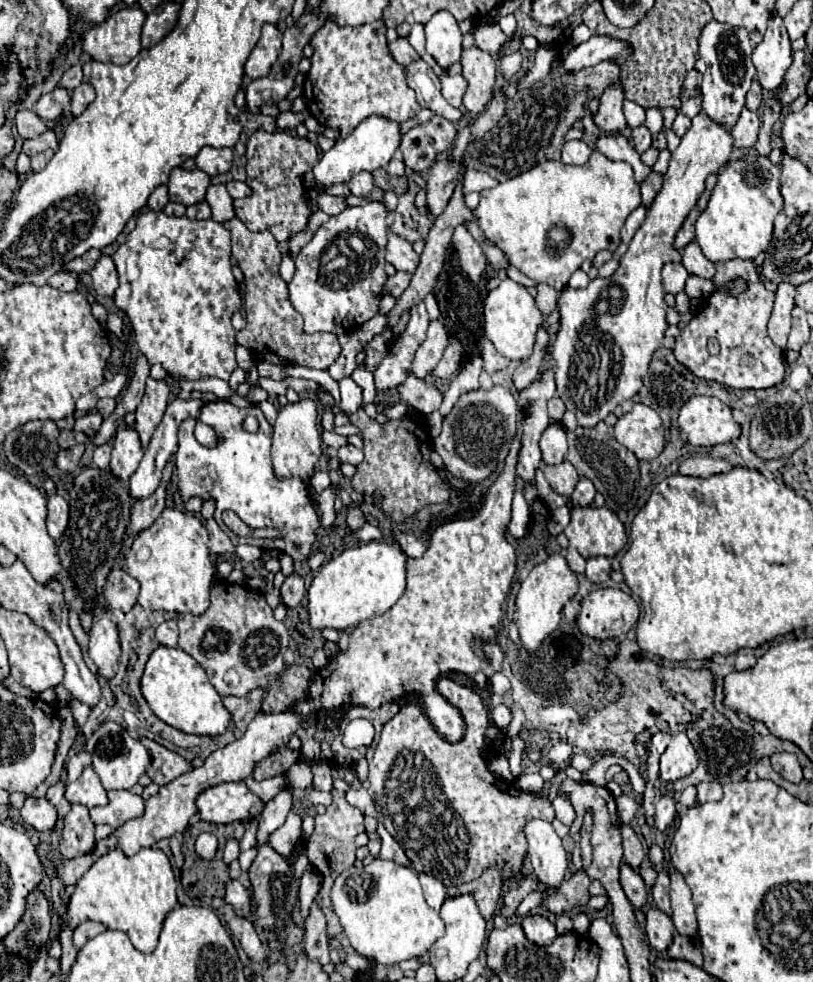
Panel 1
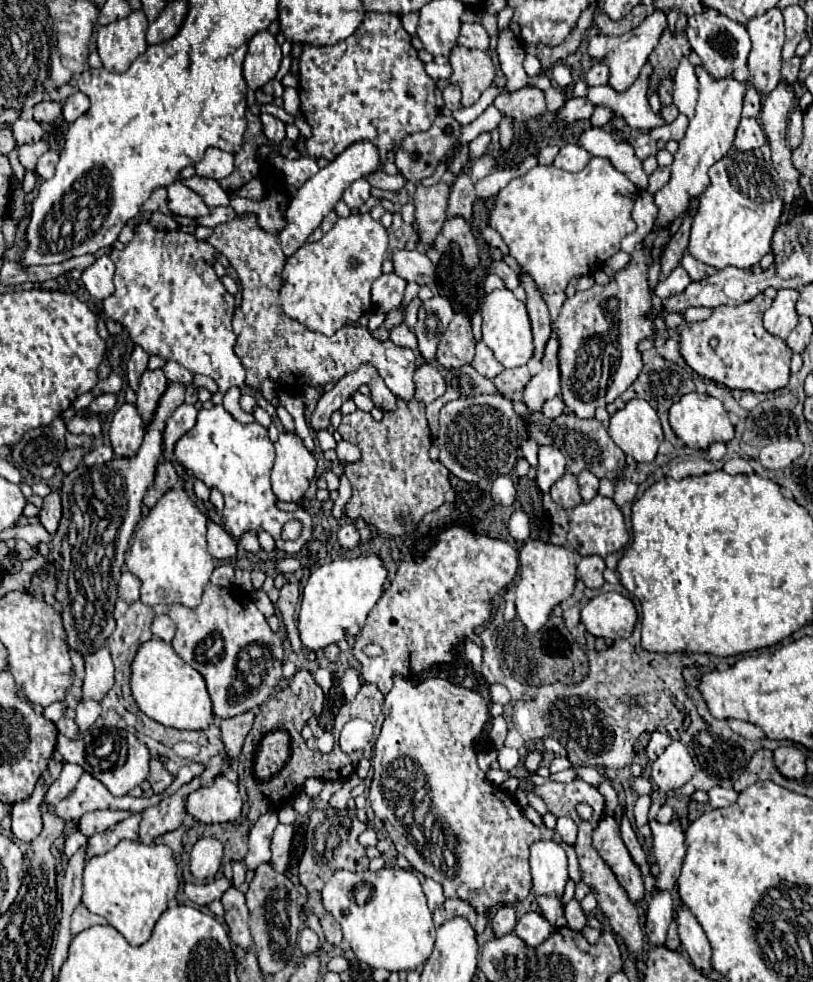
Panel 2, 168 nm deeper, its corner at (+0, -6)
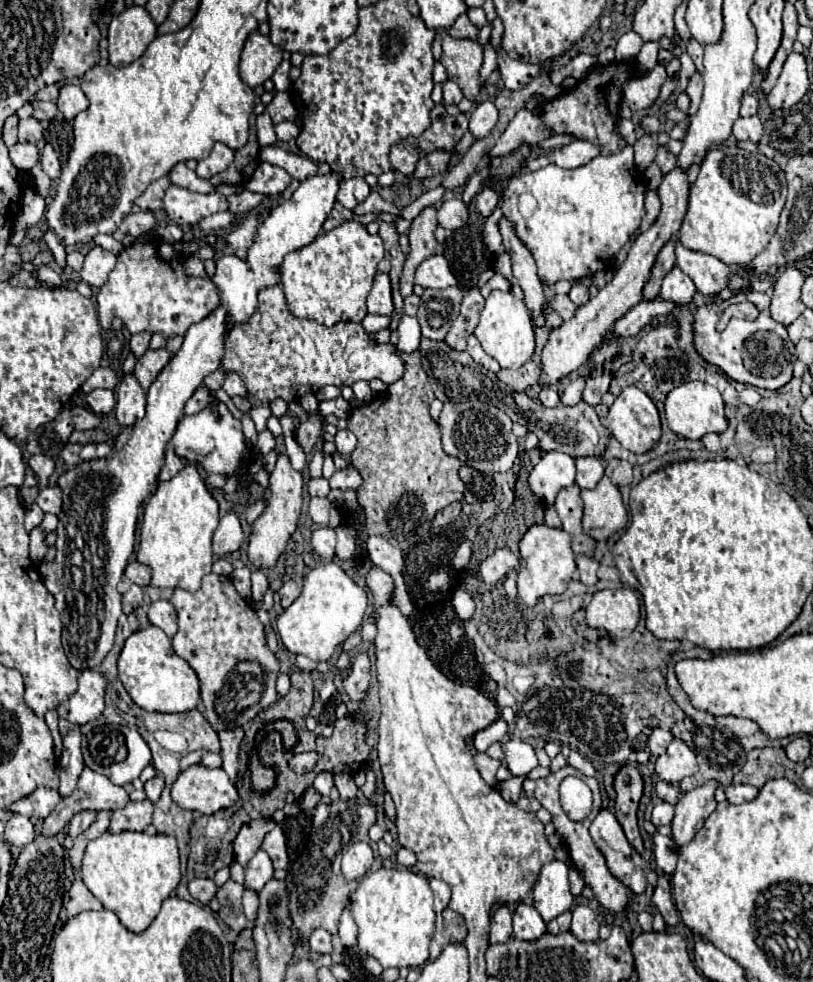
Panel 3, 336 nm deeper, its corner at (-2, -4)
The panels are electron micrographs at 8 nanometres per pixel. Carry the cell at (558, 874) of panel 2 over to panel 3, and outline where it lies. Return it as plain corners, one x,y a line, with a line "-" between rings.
557,860
547,862
539,872
539,878
533,886
533,896
535,896
535,908
545,922
561,916
573,906
567,872
569,872
567,864

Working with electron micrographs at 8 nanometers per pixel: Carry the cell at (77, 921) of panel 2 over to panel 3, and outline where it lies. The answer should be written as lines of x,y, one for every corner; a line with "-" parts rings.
77,878
75,882
73,882
73,886
71,886
71,890
69,890
69,902
67,902
67,916
69,918
75,918
77,914
81,914
81,912
85,912
85,910
103,910
103,906
101,906
101,902
85,888
85,884
83,884
83,880
81,878

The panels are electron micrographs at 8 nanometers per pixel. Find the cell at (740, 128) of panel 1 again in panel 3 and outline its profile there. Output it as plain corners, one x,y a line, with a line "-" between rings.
749,116
749,118
739,118
733,124
733,136
737,140
751,140
751,142
759,142
763,136
763,124
757,116

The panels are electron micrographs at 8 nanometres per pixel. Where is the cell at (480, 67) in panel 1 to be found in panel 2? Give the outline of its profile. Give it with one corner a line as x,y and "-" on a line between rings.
457,44
449,54
449,64
453,68
449,82
461,88
463,106
477,102
483,90
487,90
495,78
495,66
489,54
483,50
471,50

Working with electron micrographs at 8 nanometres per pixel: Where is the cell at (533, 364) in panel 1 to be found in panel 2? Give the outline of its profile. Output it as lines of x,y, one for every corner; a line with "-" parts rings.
521,270
519,274
519,282
527,292
527,312
529,312
529,320
531,320
531,328
533,328
533,340
535,340
535,358
543,358
543,348
551,336
551,318
549,318
549,310
547,304
535,284
535,280

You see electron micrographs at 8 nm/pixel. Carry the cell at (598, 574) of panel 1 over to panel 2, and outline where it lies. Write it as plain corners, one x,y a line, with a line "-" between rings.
585,556
577,564
577,576
585,582
587,588
601,588
603,586
603,570
605,562
601,556

